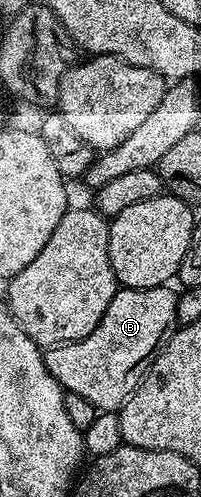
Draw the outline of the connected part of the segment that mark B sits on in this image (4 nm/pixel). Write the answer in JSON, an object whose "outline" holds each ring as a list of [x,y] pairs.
{"outline":[[[172,286],[152,287],[151,289],[135,289],[134,287],[121,287],[115,293],[115,297],[111,297],[111,305],[107,305],[107,313],[103,313],[103,317],[99,321],[99,325],[95,325],[95,329],[91,329],[91,333],[87,333],[87,337],[78,339],[76,343],[59,343],[56,347],[48,348],[44,352],[45,364],[47,369],[55,381],[59,381],[59,385],[64,387],[66,392],[79,397],[87,397],[87,401],[91,401],[91,405],[95,405],[98,412],[117,411],[133,394],[133,390],[141,384],[141,378],[149,372],[149,366],[159,357],[159,353],[169,344],[169,338],[173,336],[173,332],[177,330],[179,324],[177,322],[177,297],[178,292],[172,291]]]}

